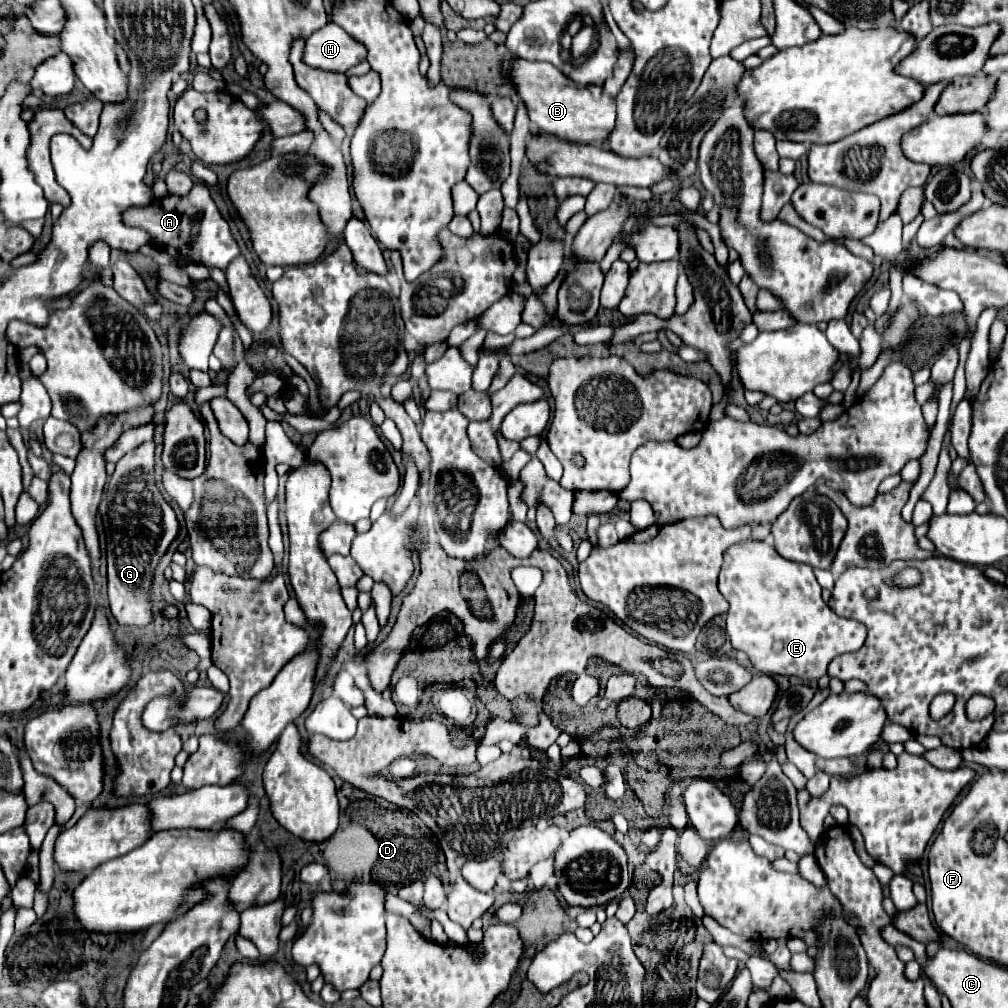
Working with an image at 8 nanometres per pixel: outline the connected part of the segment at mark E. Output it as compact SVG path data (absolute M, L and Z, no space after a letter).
M747 540L731 546L717 588L729 602L727 636L733 648L745 652L761 674L819 680L835 656L855 652L865 642L863 624L837 616L821 598L813 568L783 560L767 542Z

